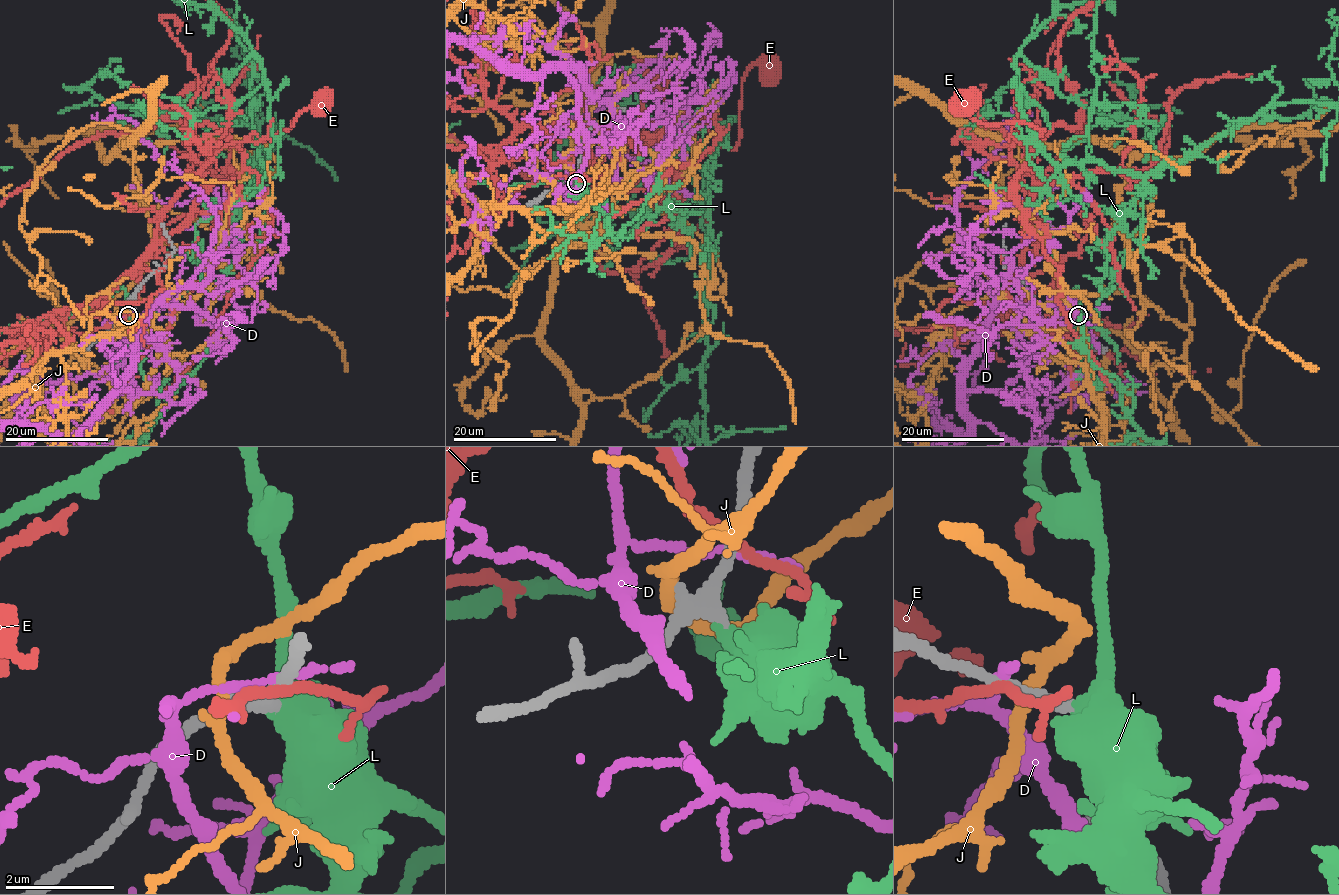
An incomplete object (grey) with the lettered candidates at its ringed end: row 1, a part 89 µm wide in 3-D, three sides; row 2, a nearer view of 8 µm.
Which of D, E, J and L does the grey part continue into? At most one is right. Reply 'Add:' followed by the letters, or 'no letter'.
Add: L

